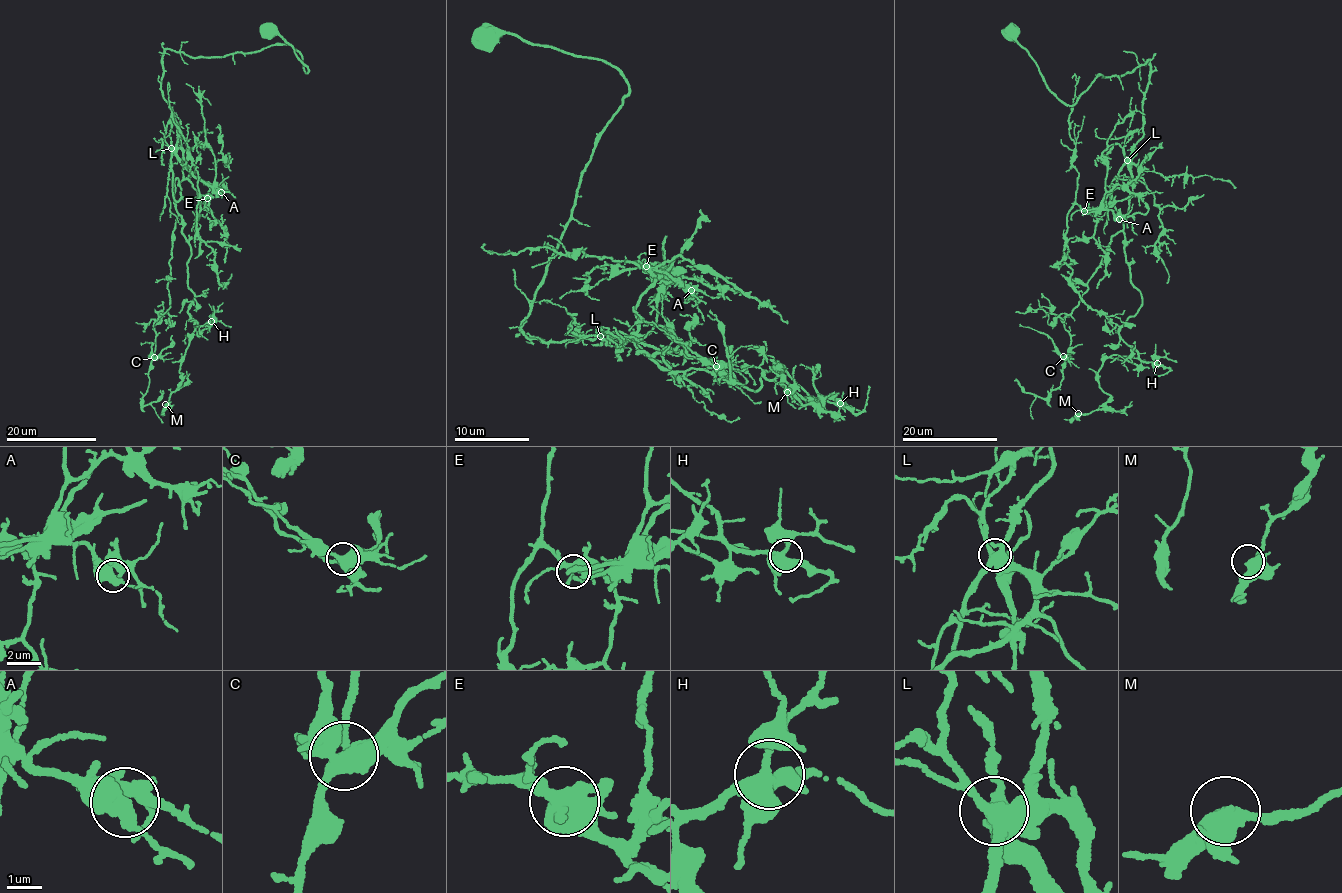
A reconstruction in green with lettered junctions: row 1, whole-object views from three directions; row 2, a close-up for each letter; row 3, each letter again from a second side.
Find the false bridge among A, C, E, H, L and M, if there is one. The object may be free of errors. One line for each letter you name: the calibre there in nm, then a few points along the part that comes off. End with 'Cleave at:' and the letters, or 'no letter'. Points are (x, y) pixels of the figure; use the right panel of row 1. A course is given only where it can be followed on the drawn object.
L: calibre 460 nm; course (1126, 160), (1132, 180), (1130, 195), (1082, 211)
Cleave at: L

